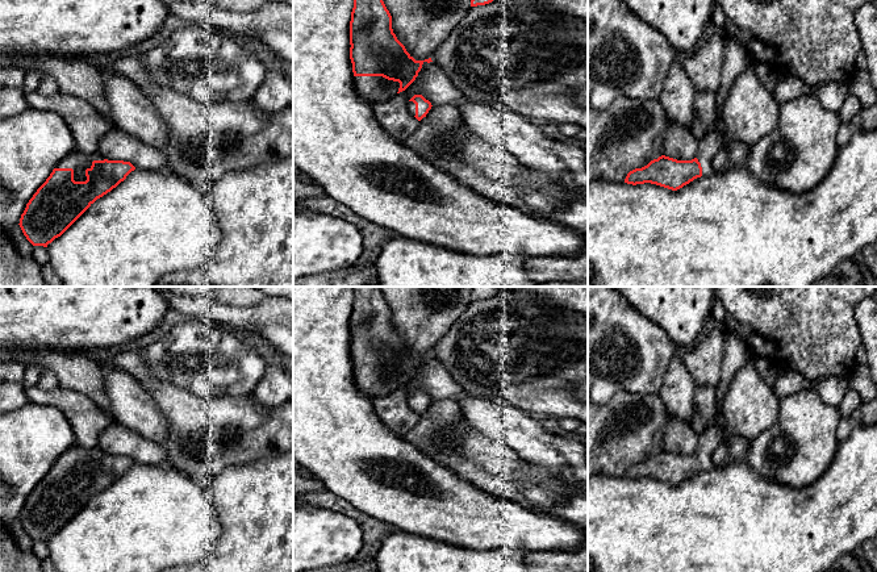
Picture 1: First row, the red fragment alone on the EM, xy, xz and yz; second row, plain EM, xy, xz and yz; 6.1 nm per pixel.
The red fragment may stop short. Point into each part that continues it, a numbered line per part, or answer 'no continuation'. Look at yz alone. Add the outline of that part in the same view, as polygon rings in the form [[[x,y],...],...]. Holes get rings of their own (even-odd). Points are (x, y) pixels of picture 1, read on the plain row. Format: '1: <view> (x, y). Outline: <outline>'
1: yz (713, 435). Outline: [[[710,423],[706,430],[698,435],[697,454],[702,462],[702,471],[710,471],[714,468],[711,455],[722,441],[723,431],[715,423]]]

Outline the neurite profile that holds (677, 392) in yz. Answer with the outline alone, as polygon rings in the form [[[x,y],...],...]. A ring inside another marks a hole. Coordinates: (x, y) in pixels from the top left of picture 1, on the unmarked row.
[[[675,354],[659,396],[669,413],[688,423],[696,413],[696,385],[682,358]]]

